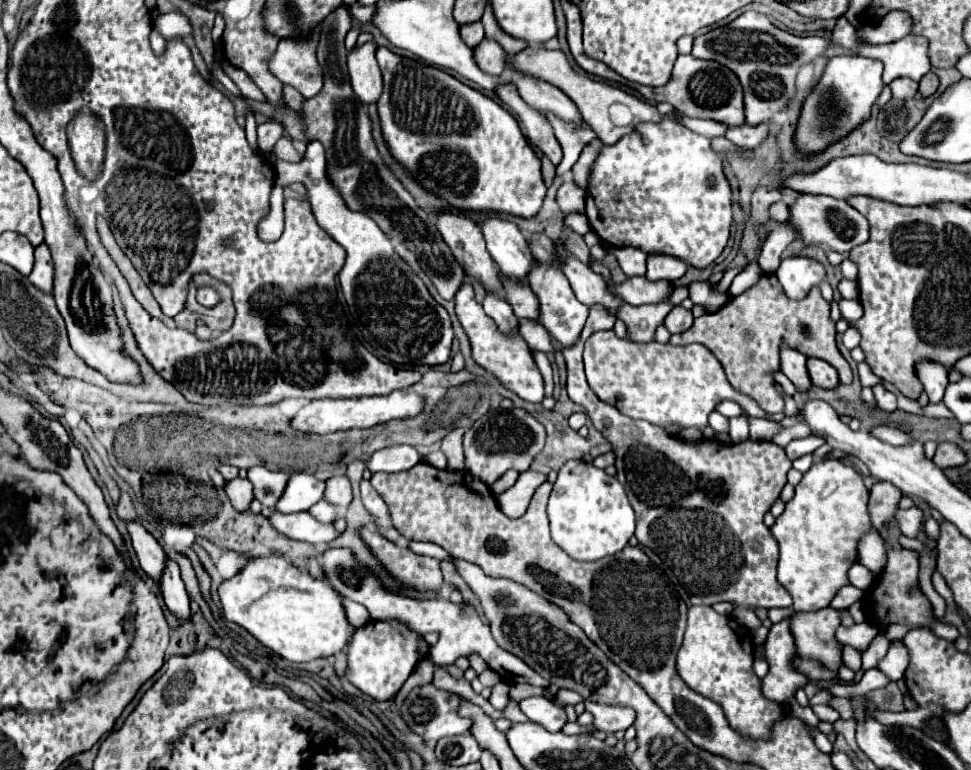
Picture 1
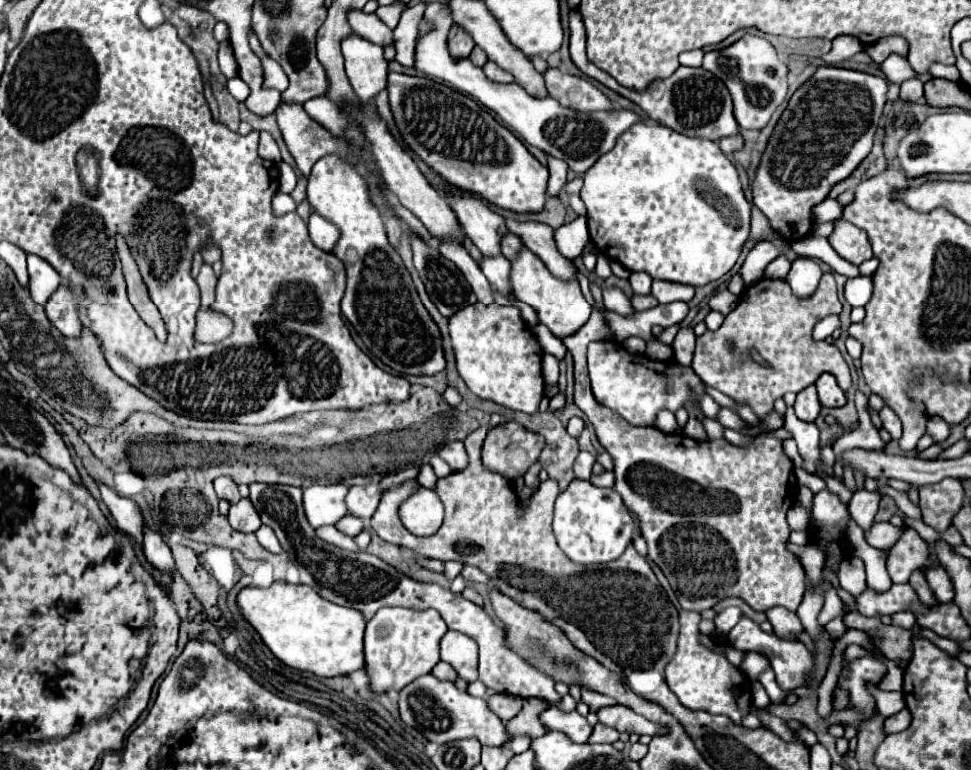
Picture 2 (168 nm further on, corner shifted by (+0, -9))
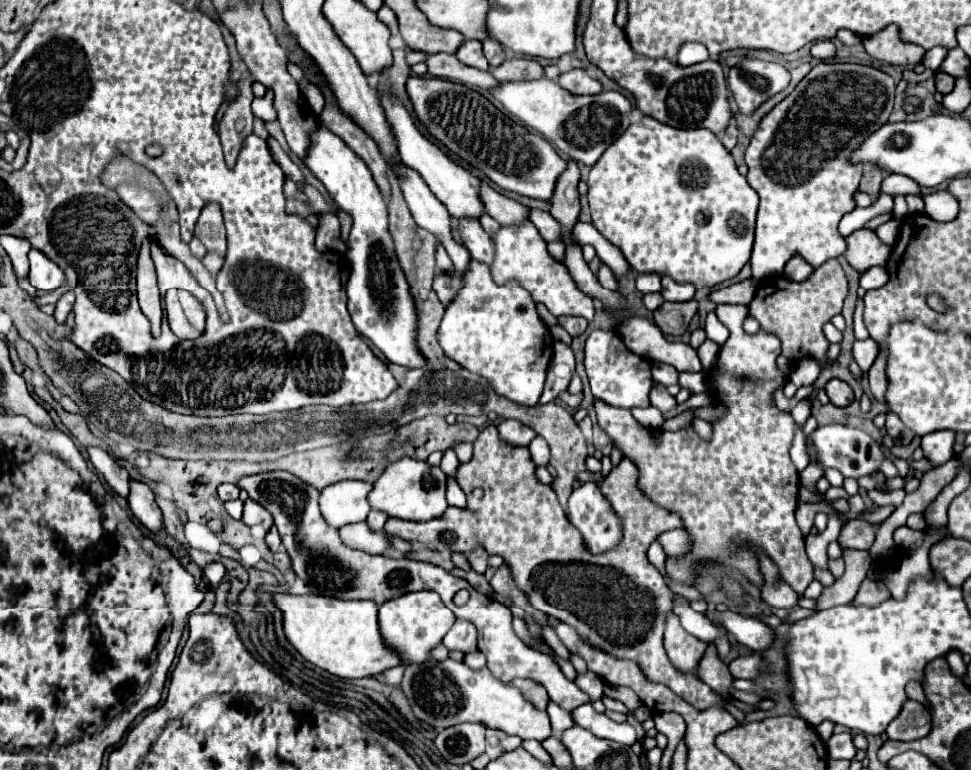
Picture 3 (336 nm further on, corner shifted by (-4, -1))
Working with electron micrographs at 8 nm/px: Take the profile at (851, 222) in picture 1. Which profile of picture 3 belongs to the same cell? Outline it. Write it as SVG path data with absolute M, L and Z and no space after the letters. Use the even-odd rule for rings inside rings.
M857 229L853 231L847 239L847 249L845 249L845 259L853 269L859 273L871 269L871 267L885 267L891 247L881 243L875 231L869 229Z

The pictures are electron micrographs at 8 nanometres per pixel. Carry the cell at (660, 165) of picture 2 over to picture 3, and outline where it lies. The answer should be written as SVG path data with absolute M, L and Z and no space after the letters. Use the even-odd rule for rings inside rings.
M643 115L607 147L593 165L587 185L593 225L621 249L635 273L657 273L677 283L715 287L733 279L751 257L759 197L737 171L731 153L707 129L673 129Z

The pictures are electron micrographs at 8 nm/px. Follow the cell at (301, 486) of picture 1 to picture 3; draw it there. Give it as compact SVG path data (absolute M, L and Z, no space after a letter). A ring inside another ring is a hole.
M339 481L335 485L329 485L321 491L321 511L331 523L331 527L343 527L347 523L359 523L365 521L371 505L367 501L369 491L373 489L373 483L365 481Z

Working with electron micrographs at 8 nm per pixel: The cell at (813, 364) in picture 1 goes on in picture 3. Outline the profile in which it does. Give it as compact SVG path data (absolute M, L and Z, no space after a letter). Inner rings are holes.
M831 379L827 383L825 391L827 391L831 403L837 405L837 407L847 407L853 401L853 389L841 379Z

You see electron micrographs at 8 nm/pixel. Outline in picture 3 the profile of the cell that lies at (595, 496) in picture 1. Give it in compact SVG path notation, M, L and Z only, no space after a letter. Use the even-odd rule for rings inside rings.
M593 481L573 489L569 497L569 521L579 529L587 549L593 553L607 551L621 541L621 523Z

